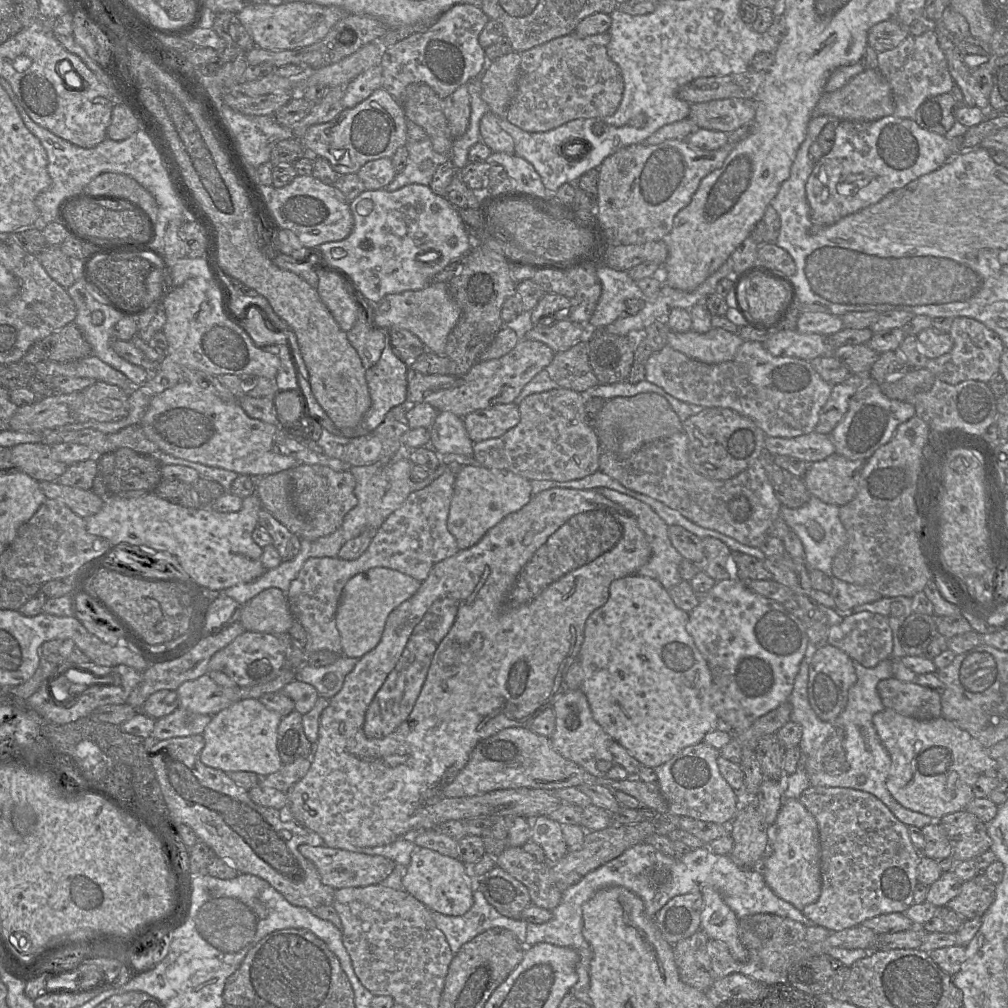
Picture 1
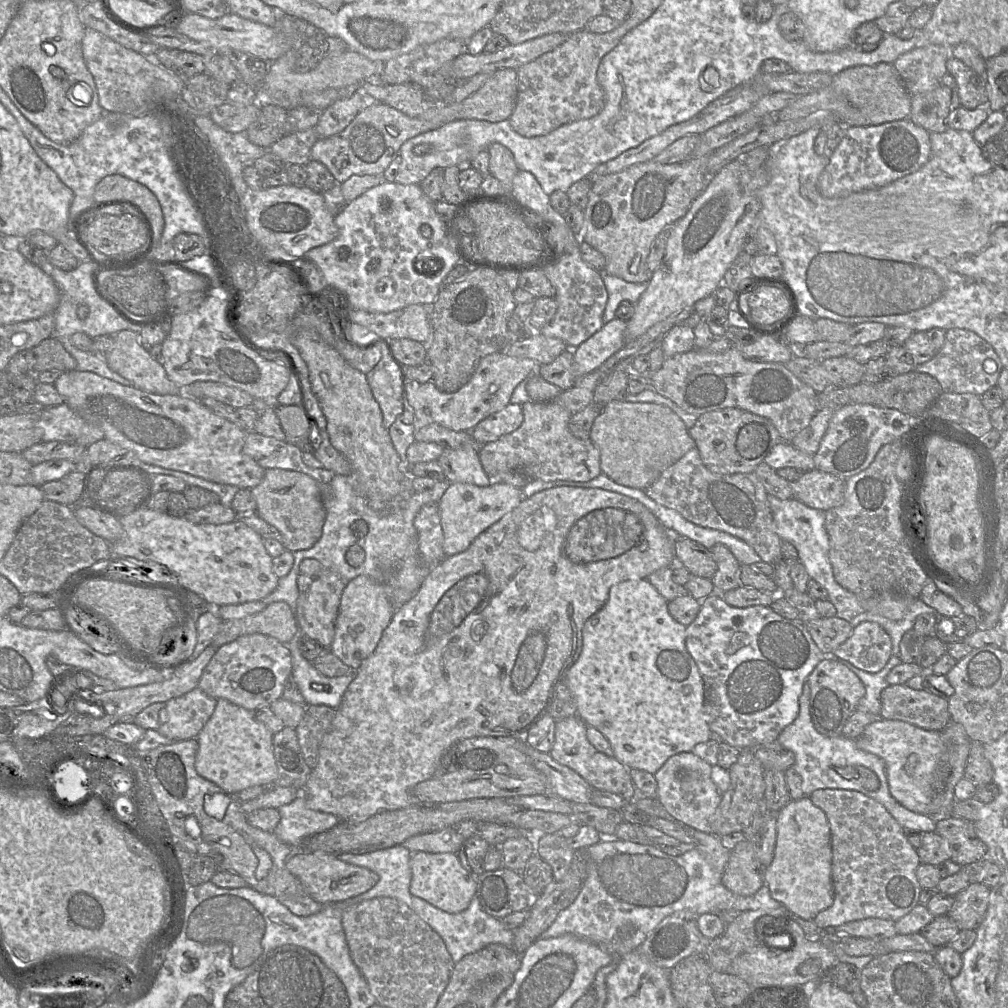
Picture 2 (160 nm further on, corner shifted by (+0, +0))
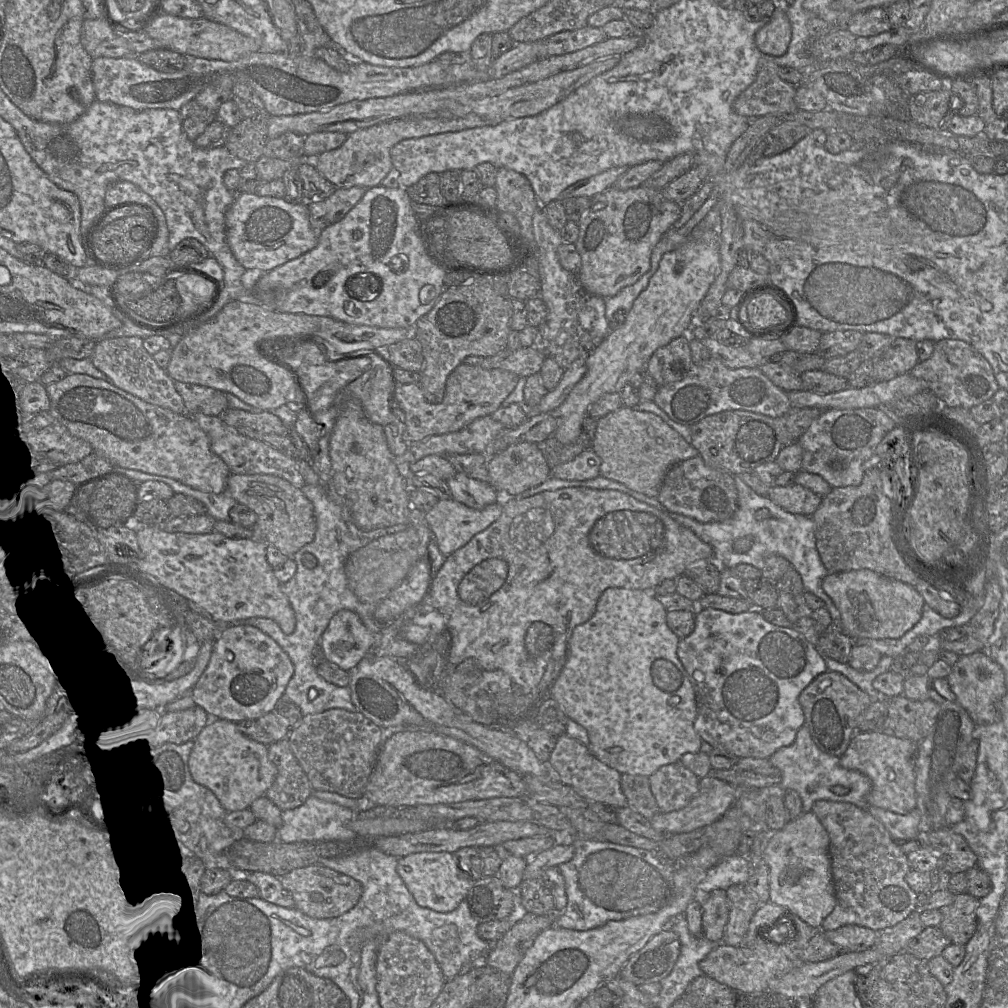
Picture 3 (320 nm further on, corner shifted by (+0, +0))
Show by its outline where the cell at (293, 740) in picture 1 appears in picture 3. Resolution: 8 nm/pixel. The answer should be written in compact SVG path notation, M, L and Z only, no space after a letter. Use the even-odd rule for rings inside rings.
M286 739L268 746L268 757L277 769L272 785L265 792L281 811L301 806L313 793L311 784Z

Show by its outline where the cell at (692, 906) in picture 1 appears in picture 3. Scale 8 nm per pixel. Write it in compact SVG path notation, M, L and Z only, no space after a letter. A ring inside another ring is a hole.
M662 930L628 959L618 977L636 986L660 982L672 971L680 948L678 935Z

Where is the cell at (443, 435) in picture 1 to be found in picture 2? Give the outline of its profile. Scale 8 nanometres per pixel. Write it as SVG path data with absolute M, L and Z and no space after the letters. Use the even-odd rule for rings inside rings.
M464 445L460 448L444 448L438 462L446 480L451 483L461 482L488 486L492 480L485 473L475 445Z

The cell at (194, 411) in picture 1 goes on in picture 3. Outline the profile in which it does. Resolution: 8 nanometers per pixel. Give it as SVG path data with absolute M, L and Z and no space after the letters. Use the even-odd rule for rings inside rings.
M67 374L62 380L45 386L49 398L49 414L75 437L90 443L93 451L115 465L148 474L175 479L194 489L222 493L227 488L230 470L225 462L211 450L207 434L191 415L177 414L129 394L111 382L86 374Z

